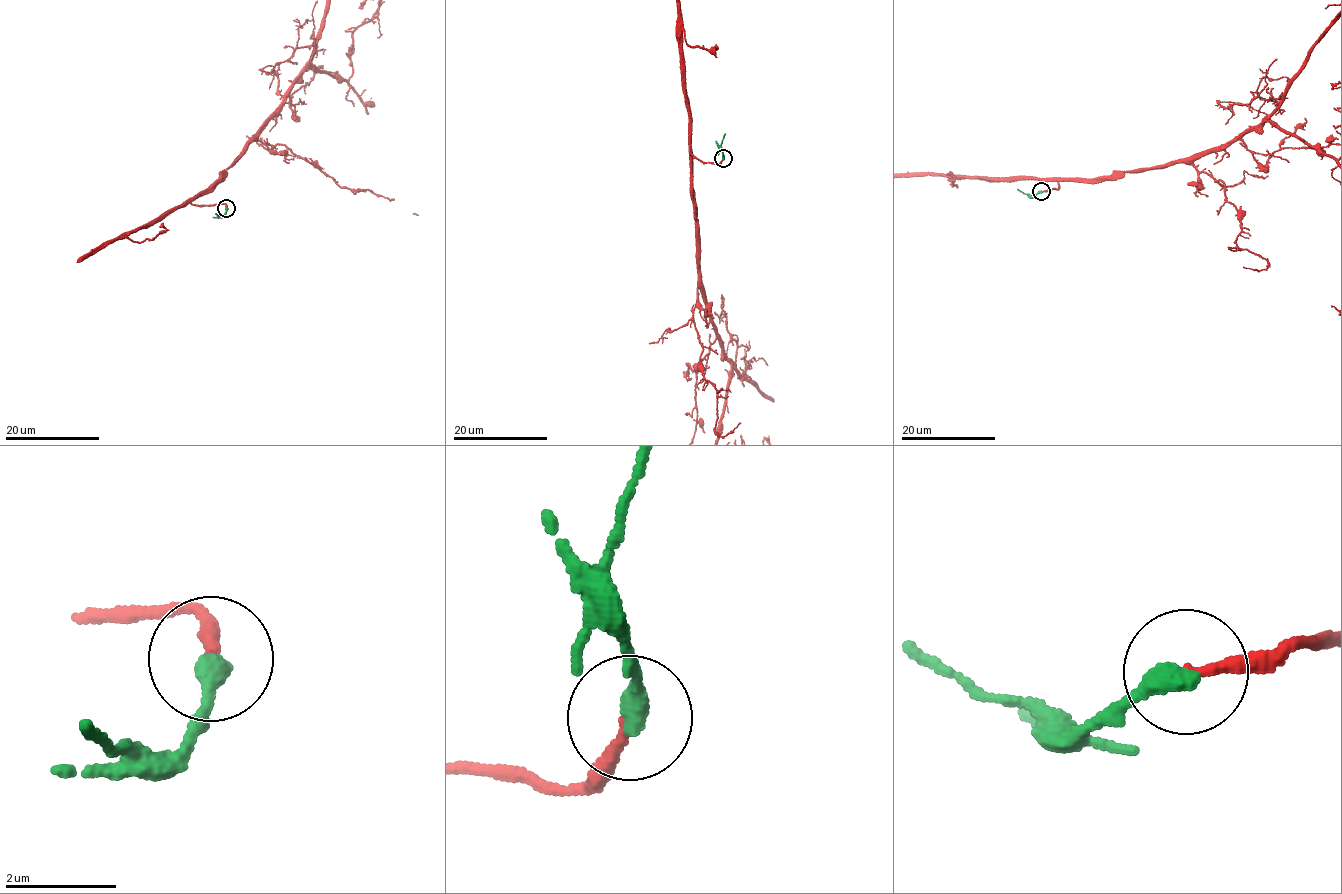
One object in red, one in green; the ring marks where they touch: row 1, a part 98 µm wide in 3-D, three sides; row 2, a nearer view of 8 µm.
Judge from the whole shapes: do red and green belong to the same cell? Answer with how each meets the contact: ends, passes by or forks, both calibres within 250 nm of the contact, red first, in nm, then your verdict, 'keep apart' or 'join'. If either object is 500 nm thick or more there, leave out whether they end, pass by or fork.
red ends there; green ends there; 180 nm thick on the red side, 400 nm on the other; join

